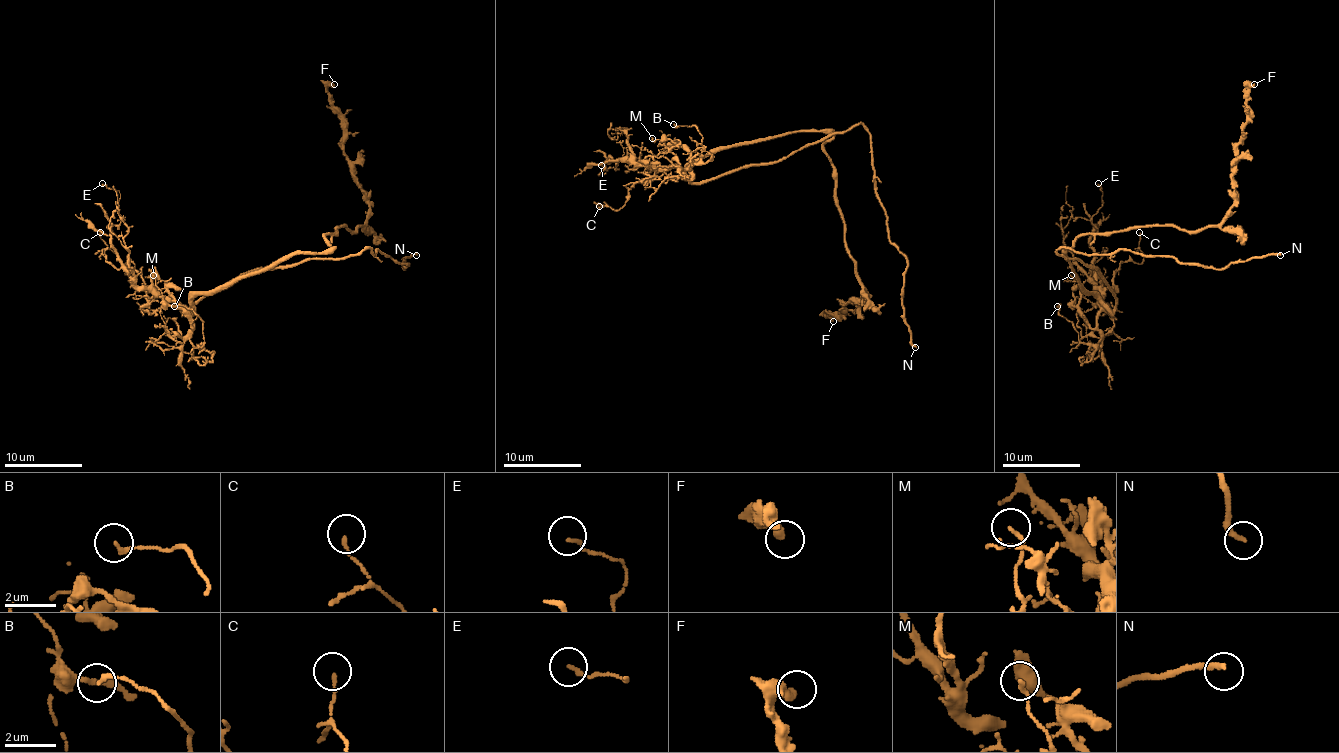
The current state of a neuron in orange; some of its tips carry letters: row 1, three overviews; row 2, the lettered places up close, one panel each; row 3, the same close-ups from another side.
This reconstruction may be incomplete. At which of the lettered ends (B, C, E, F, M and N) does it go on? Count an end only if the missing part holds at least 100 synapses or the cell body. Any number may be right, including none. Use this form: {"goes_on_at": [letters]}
{"goes_on_at": ["N"]}

